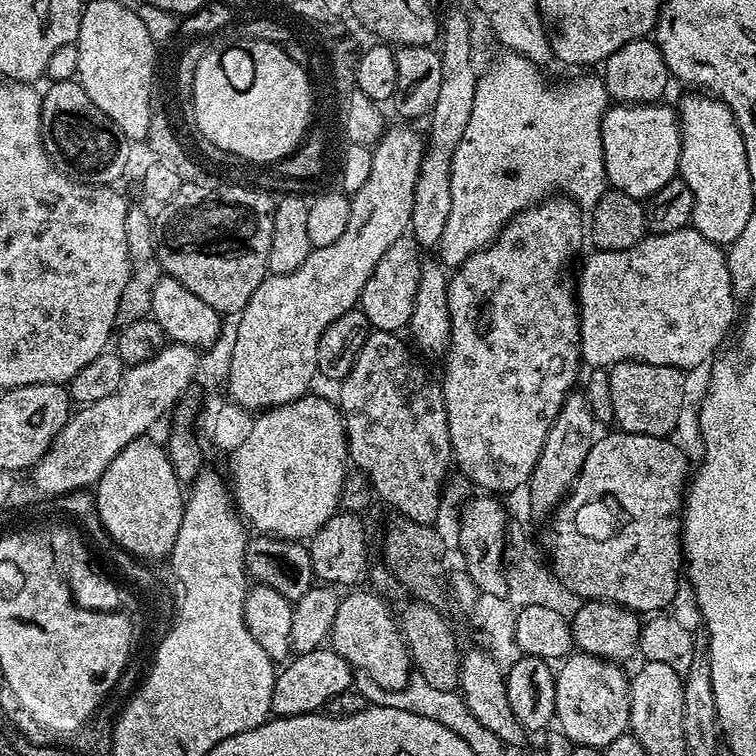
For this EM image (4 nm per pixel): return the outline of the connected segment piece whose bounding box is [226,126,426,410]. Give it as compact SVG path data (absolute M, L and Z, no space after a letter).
M400 126L404 128L389 127L387 131L381 135L372 148L372 161L370 162L370 178L366 178L366 182L362 185L362 190L351 193L352 209L350 210L350 222L346 222L346 230L338 238L338 242L334 242L330 246L322 246L321 248L313 248L312 253L306 258L306 262L302 262L302 266L298 266L298 270L294 270L290 274L267 275L264 281L258 286L258 290L254 290L254 294L250 294L250 302L241 312L238 313L238 332L237 341L234 342L233 358L230 362L230 372L226 381L228 387L227 395L231 397L235 403L241 408L249 410L263 410L266 408L276 408L279 404L289 404L297 400L299 396L309 395L312 379L317 379L316 359L318 358L318 342L322 338L322 334L326 330L326 326L330 326L330 322L334 322L334 318L342 318L342 314L346 314L350 309L357 307L360 302L360 295L366 286L366 282L370 278L370 274L374 274L374 266L378 266L378 262L382 258L382 254L386 254L386 250L390 250L390 246L394 246L394 242L398 242L401 236L409 231L411 222L411 210L414 205L415 183L418 182L419 168L422 166L422 160L426 149L426 140L423 135L419 136L415 132L415 127Z

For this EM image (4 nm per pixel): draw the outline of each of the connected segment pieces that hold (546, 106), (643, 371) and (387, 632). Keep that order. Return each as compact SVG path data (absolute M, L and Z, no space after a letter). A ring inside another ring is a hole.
M504 50L500 53L501 56L484 73L479 73L470 120L462 134L462 140L452 151L450 214L447 215L446 226L443 227L438 243L439 262L448 270L459 268L462 262L466 262L466 258L488 247L508 221L513 220L523 208L532 207L532 180L536 183L537 197L548 198L553 194L563 194L581 210L593 209L610 188L600 129L604 114L610 107L603 79L599 75L580 76L577 80L566 81L564 88L548 88L547 78L540 73L542 71L534 61L516 52ZM532 92L540 92L536 96L536 144L540 147L540 153L536 156L533 168Z
M624 360L620 364L614 364L607 369L610 378L610 402L612 403L611 419L617 420L619 427L625 432L634 434L646 434L647 436L667 437L668 432L676 428L680 420L680 411L684 408L684 376L681 369L674 366L654 366L643 364L637 360Z
M352 590L348 597L340 600L334 617L330 635L330 646L357 673L365 672L371 683L388 692L402 690L409 682L413 671L412 661L408 658L408 647L400 636L400 625L394 612L380 596L372 592Z

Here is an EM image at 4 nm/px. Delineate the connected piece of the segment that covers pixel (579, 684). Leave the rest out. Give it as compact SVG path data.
M576 650L555 669L554 720L559 731L564 732L574 746L603 750L610 746L610 742L614 742L614 738L629 731L632 685L629 673L624 673L620 668L623 667L617 661L603 660Z

